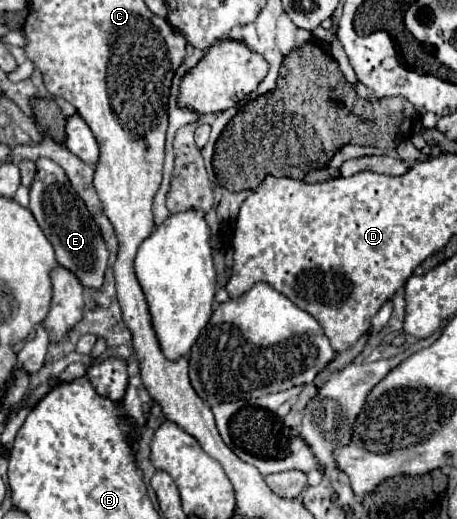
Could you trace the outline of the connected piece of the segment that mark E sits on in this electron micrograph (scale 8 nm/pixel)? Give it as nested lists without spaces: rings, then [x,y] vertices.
[[[51,159],[37,161],[37,175],[31,185],[29,209],[37,219],[39,227],[43,229],[43,233],[47,235],[47,239],[51,241],[59,265],[69,269],[81,281],[83,287],[99,291],[109,261],[109,249],[105,245],[105,239],[101,237],[99,225],[95,223],[93,215],[87,211],[77,191],[71,187],[65,171]]]

